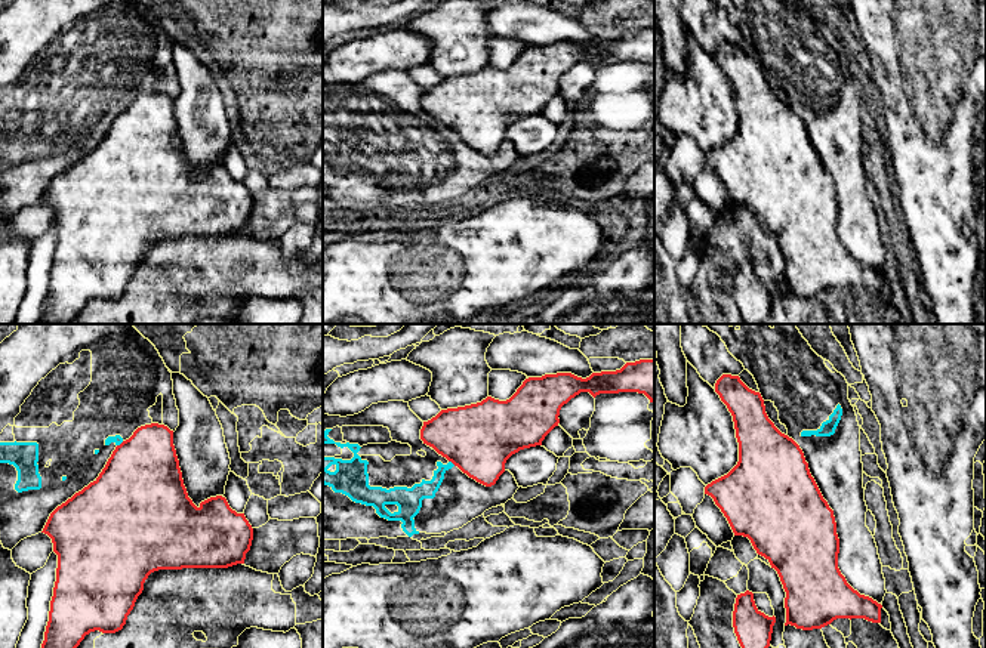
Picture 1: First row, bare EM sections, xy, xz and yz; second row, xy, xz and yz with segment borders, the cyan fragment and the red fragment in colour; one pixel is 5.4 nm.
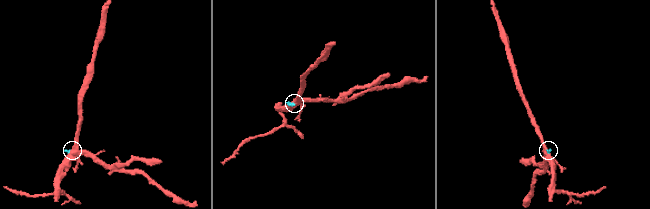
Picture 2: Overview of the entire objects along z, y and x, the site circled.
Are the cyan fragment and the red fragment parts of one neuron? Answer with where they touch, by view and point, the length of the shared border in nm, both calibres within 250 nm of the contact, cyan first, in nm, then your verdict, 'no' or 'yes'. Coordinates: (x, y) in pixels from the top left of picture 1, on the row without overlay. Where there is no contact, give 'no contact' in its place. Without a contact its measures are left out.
meets cyan in xy at (120, 111); contact 50 nm long; 50 nm thick on the cyan side, 440 nm on the other; no

